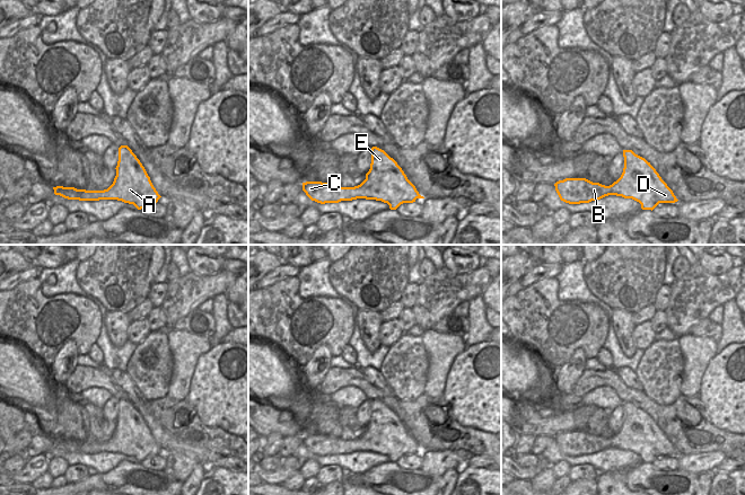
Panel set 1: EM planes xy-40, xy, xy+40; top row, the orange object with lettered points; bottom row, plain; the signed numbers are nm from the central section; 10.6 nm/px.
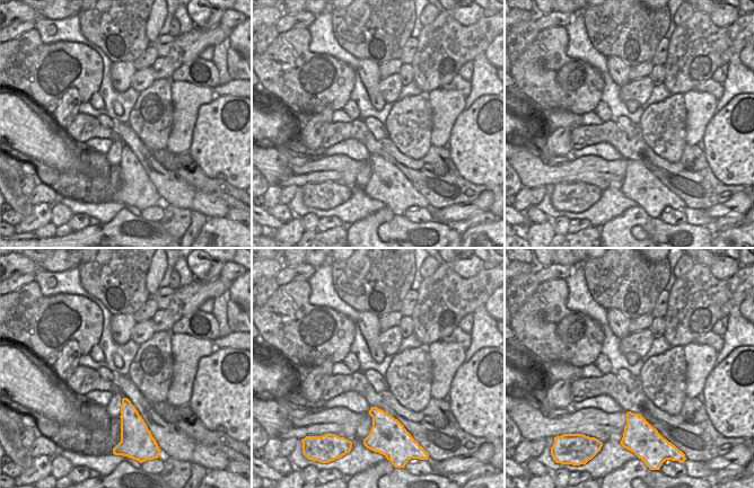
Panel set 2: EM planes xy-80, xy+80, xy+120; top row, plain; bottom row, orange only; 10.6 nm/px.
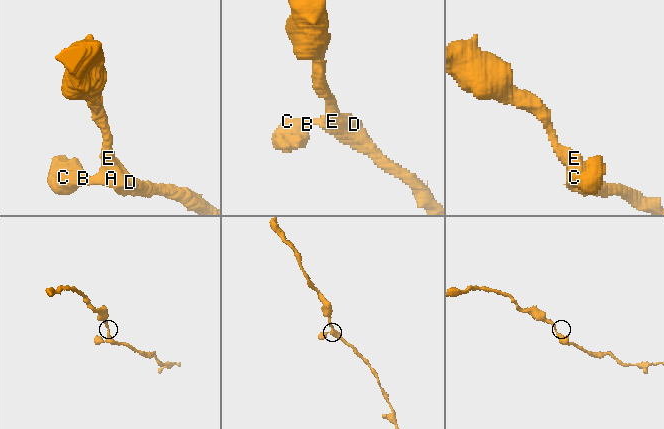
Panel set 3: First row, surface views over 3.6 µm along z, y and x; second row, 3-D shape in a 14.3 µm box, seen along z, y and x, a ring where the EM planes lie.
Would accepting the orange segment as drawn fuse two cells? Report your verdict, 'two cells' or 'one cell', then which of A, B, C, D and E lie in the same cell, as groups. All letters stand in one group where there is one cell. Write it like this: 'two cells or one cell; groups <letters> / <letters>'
one cell; groups A B C D E

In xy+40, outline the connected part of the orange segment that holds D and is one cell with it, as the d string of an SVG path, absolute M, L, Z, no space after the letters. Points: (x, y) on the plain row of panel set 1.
M623 403L624 421L621 430L610 439L593 435L586 431L566 431L554 436L561 453L569 457L589 456L608 448L632 451L641 457L642 462L654 462L659 456L675 456L678 452L673 443L661 432L656 422L645 410L632 403Z

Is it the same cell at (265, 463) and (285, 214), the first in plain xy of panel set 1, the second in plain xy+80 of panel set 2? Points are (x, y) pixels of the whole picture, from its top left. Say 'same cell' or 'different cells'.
same cell

